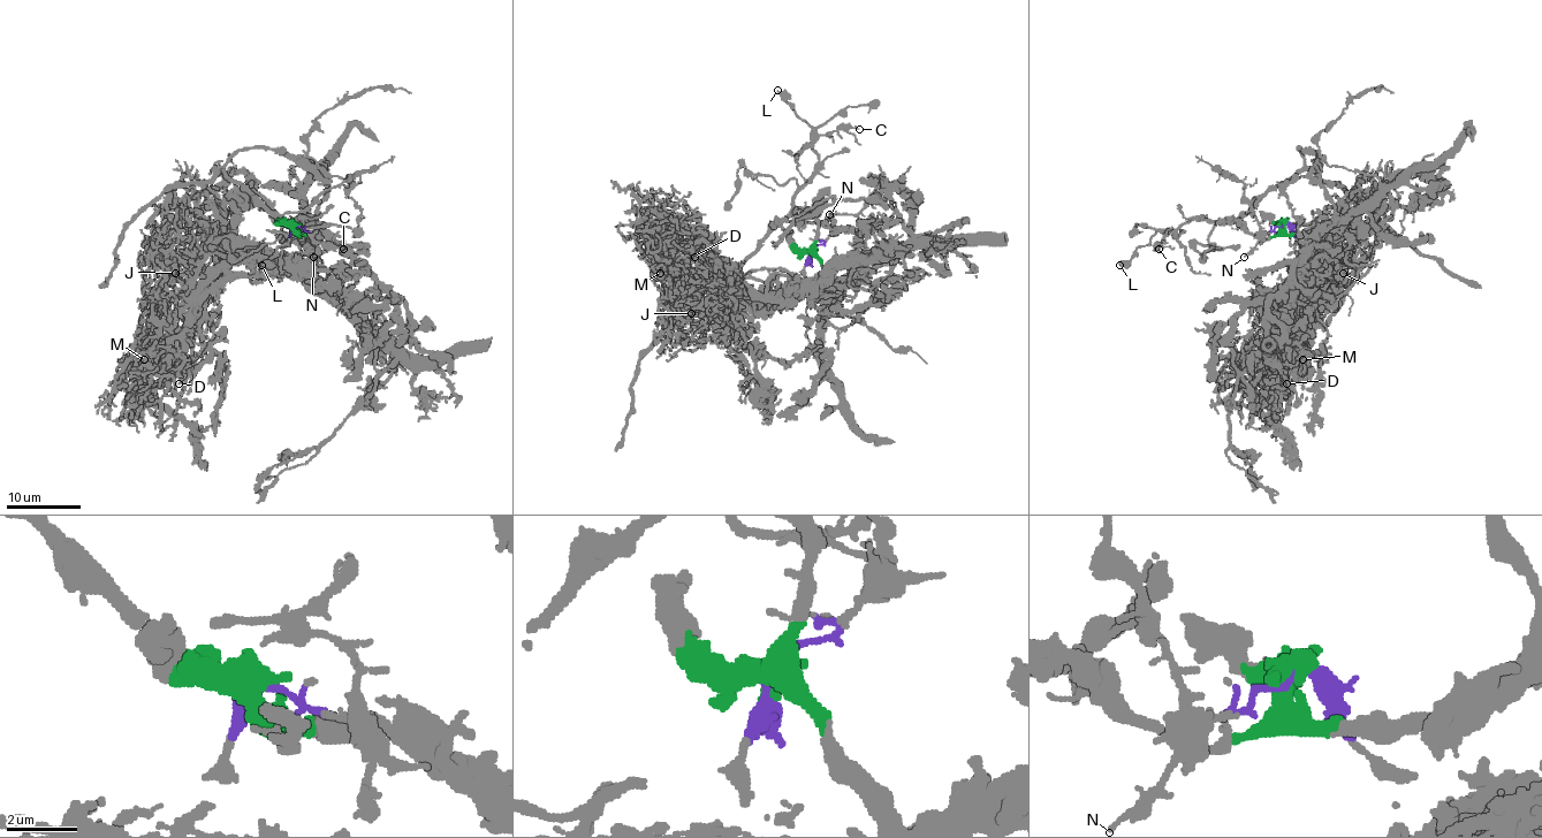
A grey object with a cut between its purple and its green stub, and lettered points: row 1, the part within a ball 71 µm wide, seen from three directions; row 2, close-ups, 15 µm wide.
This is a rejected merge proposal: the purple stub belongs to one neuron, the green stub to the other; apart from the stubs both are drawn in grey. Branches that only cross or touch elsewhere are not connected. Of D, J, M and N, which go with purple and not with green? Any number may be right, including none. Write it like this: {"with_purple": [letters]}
{"with_purple": ["N"]}

